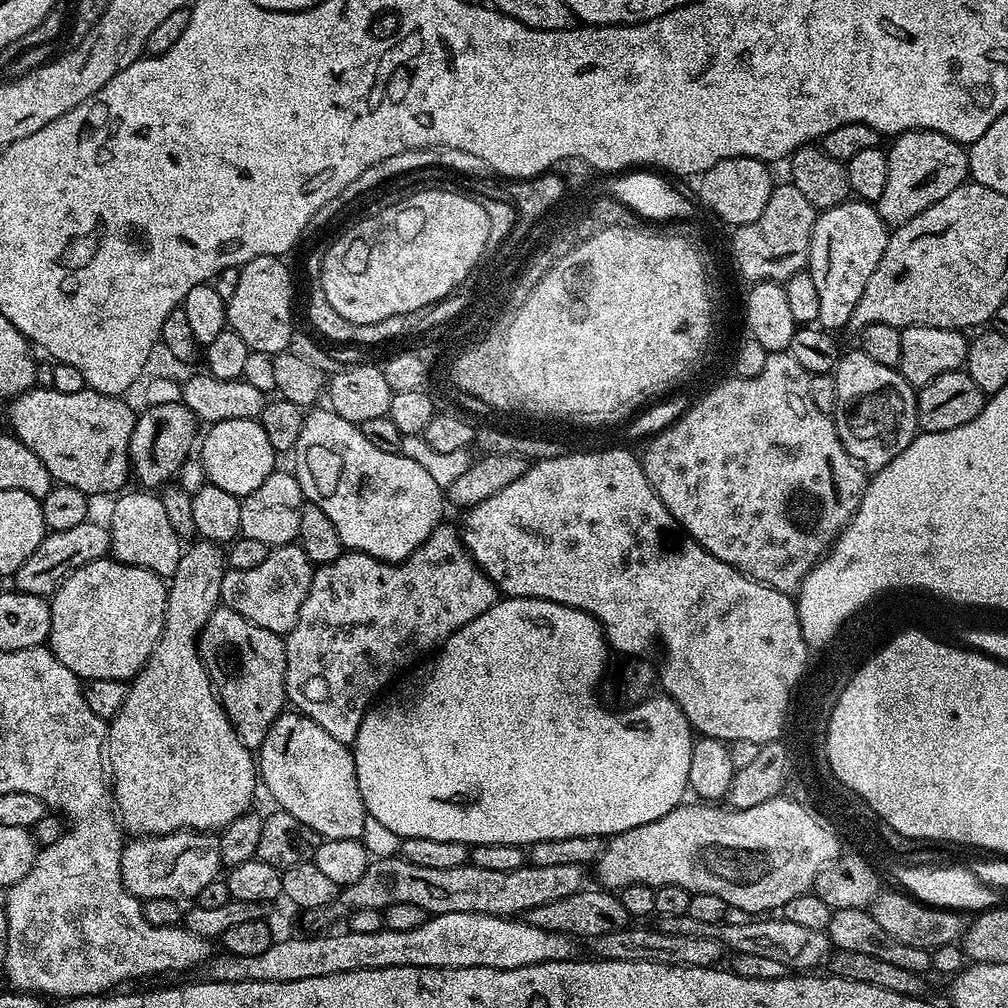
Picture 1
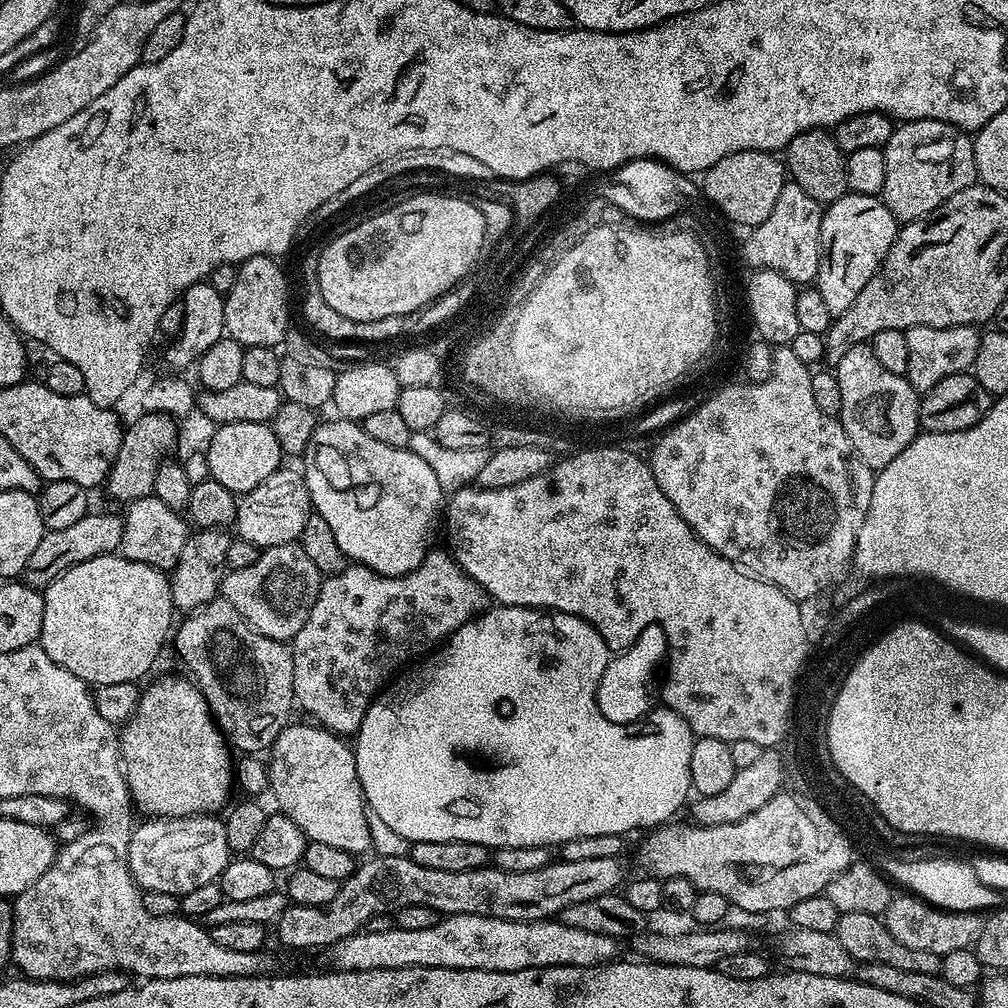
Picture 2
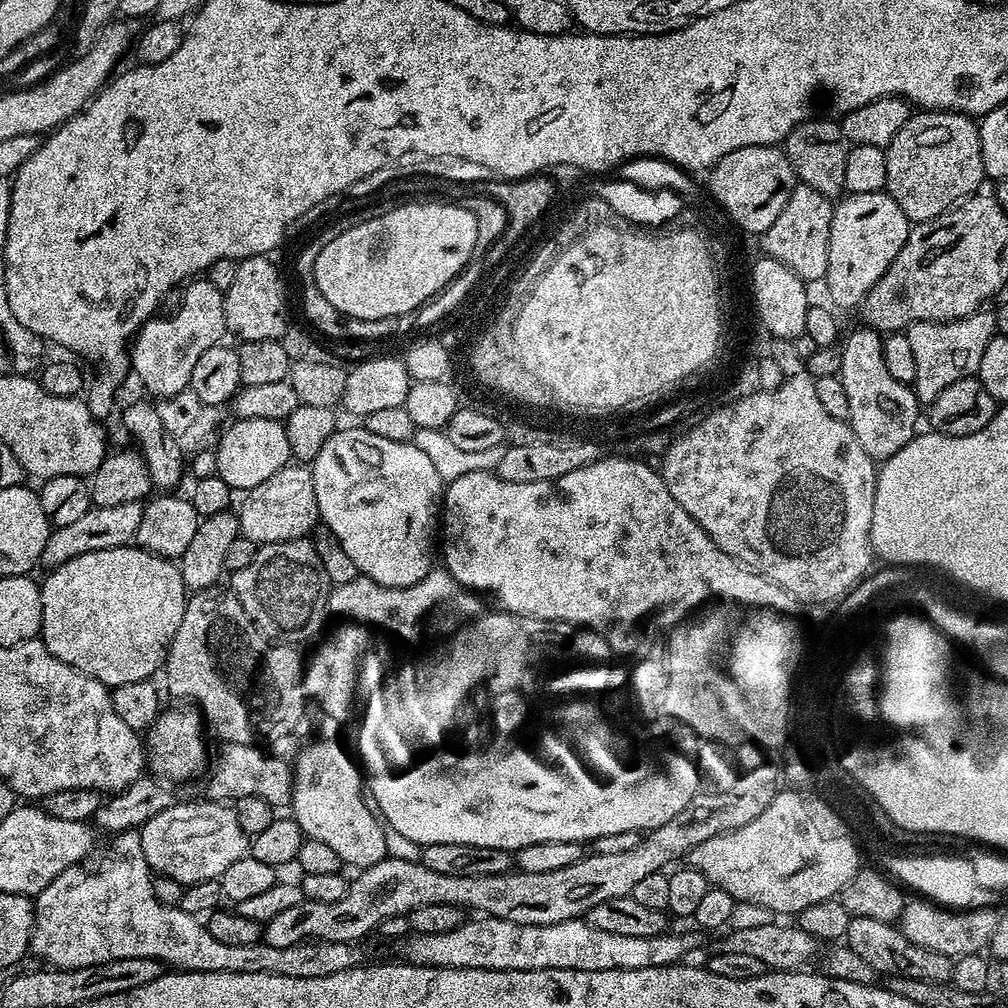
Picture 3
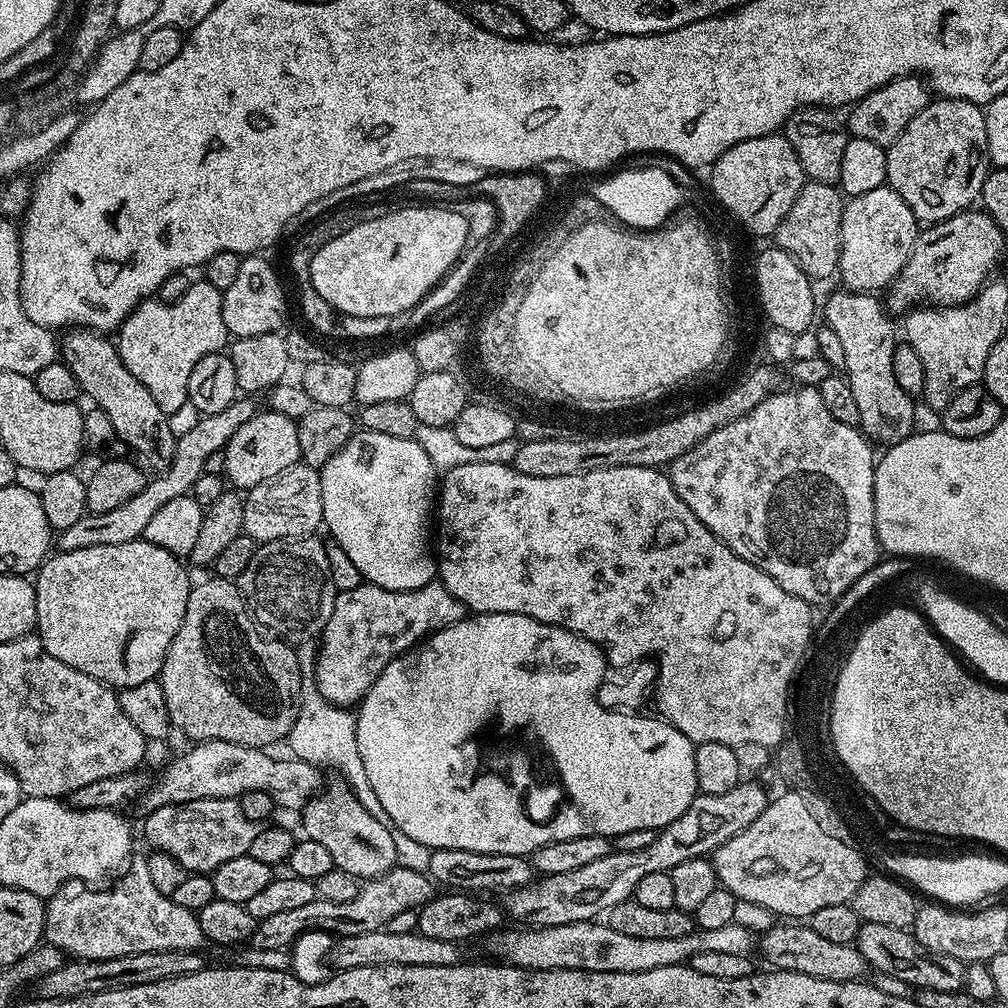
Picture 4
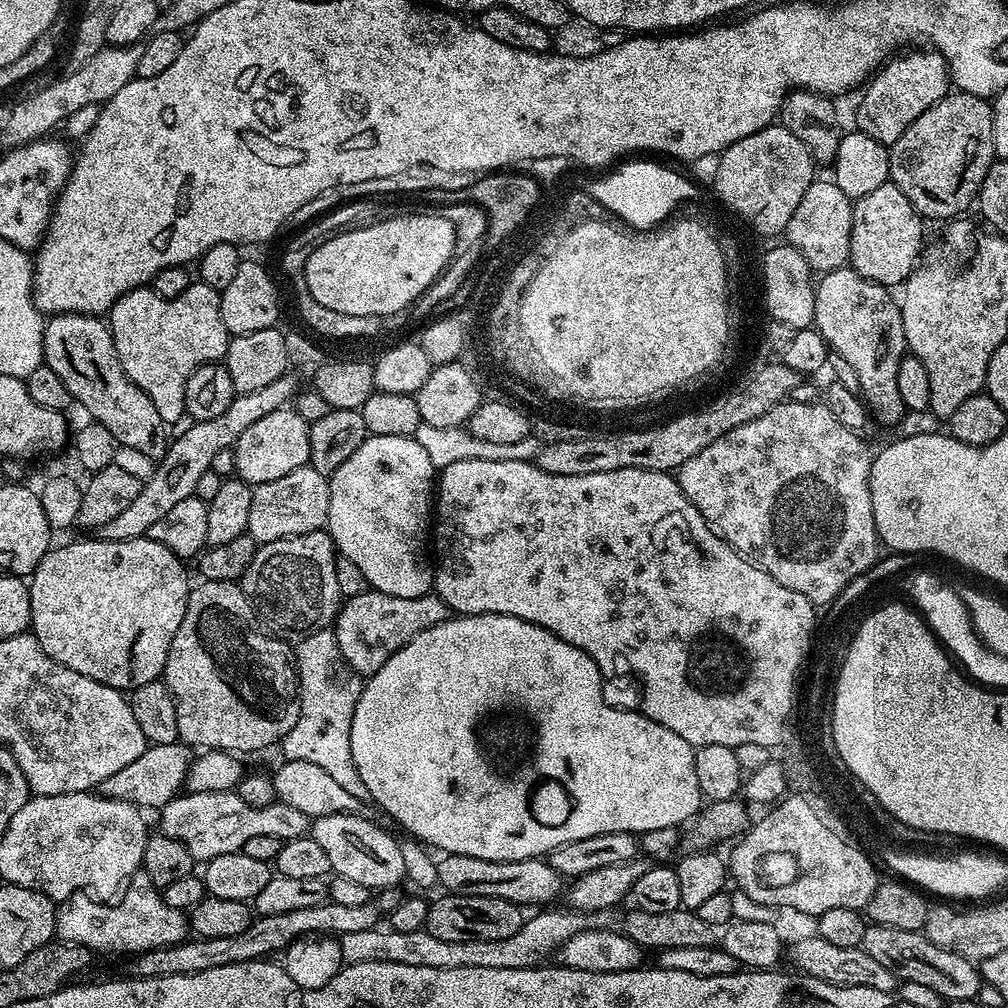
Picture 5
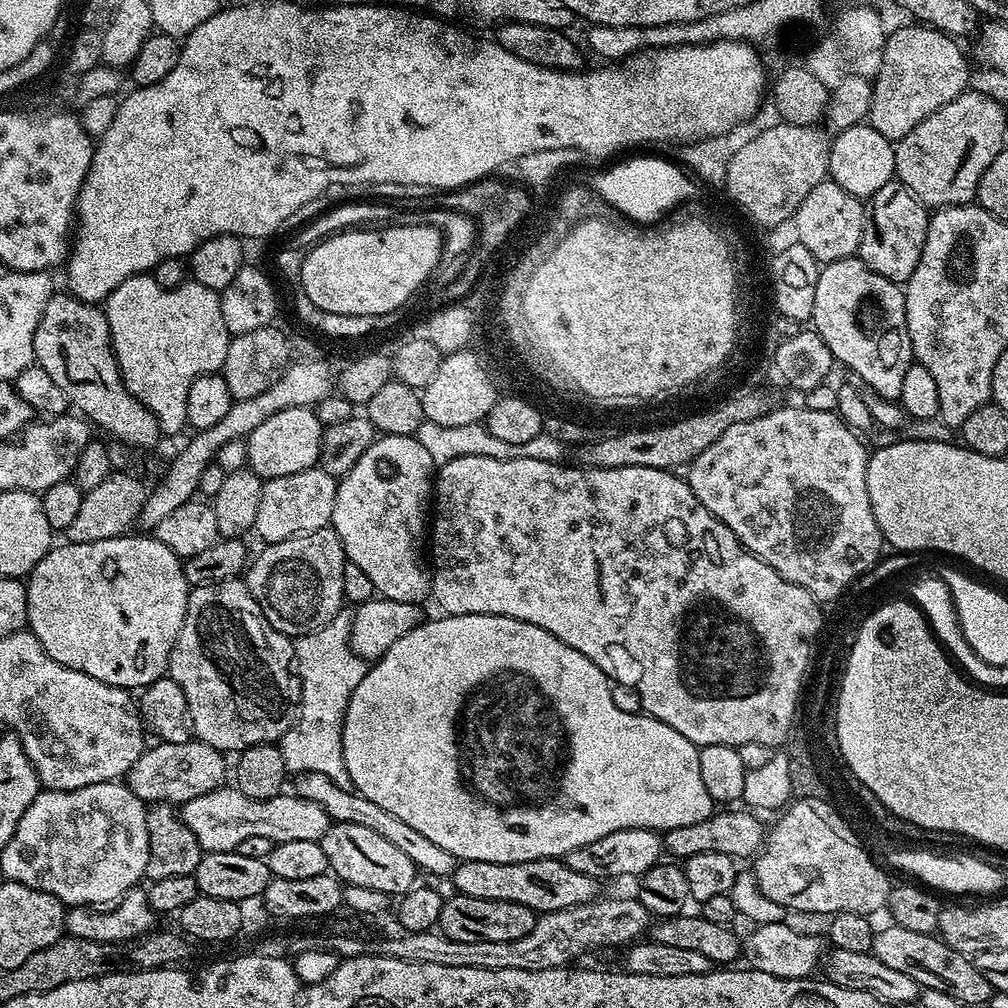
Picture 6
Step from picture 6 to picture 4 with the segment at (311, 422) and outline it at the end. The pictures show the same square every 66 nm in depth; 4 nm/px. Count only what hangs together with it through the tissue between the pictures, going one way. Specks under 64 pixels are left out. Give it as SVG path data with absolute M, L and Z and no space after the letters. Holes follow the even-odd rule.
M271 410L257 411L250 422L242 422L242 426L234 430L234 438L230 438L223 454L226 458L224 476L233 489L247 490L258 486L258 482L266 482L266 478L274 478L282 474L282 470L301 463L298 423L286 414Z

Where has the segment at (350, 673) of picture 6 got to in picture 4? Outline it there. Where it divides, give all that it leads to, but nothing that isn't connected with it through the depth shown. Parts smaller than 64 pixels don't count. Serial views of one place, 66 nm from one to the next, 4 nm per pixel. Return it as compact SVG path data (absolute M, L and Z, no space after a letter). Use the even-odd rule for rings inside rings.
M305 642L296 648L296 657L300 663L300 694L296 709L296 721L286 737L286 745L293 757L304 760L307 764L321 766L323 769L333 768L339 779L348 785L349 790L356 795L358 802L366 806L366 810L382 826L393 827L390 814L386 814L378 794L374 794L374 786L370 786L370 777L366 774L366 766L362 766L362 754L358 750L358 734L356 733L356 712L340 708L336 704L329 704L322 698L316 689L315 683L308 682L313 679L316 670L317 645Z

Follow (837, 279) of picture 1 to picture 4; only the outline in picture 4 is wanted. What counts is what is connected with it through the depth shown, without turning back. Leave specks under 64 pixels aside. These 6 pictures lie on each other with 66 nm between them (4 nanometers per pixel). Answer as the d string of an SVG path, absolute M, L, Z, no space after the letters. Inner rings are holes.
M885 186L851 197L844 206L840 231L838 280L844 283L841 285L850 292L876 294L887 289L902 266L906 266L917 235L916 216L894 189Z

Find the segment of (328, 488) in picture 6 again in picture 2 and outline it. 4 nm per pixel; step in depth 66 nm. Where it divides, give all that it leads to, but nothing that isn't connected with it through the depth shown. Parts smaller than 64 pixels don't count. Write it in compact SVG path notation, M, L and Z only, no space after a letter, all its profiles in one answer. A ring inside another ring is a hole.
M282 466L266 482L258 482L254 490L243 493L236 506L236 522L234 532L237 537L246 542L254 542L261 550L295 544L302 534L302 526L314 514L312 499L303 475L288 466Z

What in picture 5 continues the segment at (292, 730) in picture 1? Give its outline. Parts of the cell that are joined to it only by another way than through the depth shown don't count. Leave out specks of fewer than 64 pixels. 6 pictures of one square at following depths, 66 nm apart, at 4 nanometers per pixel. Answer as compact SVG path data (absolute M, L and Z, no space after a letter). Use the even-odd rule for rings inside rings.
M345 814L342 816L318 816L311 821L310 834L318 846L322 846L324 853L330 858L330 866L335 875L351 878L369 890L392 890L396 883L405 879L402 860L401 841L395 840L384 828L379 828L372 820L367 820L364 814Z

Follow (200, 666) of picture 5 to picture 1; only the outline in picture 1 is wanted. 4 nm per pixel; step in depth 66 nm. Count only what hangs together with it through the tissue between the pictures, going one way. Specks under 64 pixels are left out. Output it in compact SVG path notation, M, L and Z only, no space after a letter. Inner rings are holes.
M219 607L210 614L206 626L200 631L198 647L206 666L216 697L230 718L234 730L245 746L258 750L270 728L285 711L286 646L285 637L278 632L262 630L254 622L242 618L234 610Z

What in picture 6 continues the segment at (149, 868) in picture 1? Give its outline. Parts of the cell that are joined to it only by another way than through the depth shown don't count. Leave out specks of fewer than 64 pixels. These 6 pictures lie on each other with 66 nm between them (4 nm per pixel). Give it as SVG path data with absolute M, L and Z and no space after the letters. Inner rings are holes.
M221 786L215 788L210 794L198 794L198 798L190 798L190 802L186 802L179 809L179 813L186 826L190 826L194 838L198 838L204 852L234 852L238 842L246 842L246 838L270 838L273 844L319 841L334 822L326 810L318 806L318 802L310 802L295 794L281 794L274 798L255 800L246 798L246 794L239 792L235 786Z

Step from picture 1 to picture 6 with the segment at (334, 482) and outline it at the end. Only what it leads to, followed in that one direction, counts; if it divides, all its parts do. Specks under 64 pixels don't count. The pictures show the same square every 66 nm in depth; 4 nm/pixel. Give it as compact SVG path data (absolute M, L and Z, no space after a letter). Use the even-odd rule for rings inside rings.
M381 435L372 443L370 450L366 450L366 454L362 454L362 458L358 458L358 462L354 462L354 466L349 472L339 477L336 486L336 497L334 498L334 514L332 515L330 526L336 531L338 538L342 542L347 563L358 566L358 570L362 570L362 574L366 574L366 578L370 578L370 582L374 582L377 593L385 600L423 605L425 603L424 599L426 601L429 599L432 591L432 578L429 565L426 563L426 525L430 520L430 493L433 491L433 488L434 465L432 459L430 454L426 454L422 442L418 442L415 436Z

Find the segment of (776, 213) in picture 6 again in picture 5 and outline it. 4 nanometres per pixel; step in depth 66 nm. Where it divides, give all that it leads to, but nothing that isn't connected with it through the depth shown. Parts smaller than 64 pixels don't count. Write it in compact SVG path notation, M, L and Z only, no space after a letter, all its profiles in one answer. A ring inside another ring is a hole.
M773 122L768 127L734 142L719 153L718 176L714 185L723 207L734 214L747 216L761 230L762 238L770 238L785 231L794 215L802 194L810 190L818 165L810 150L802 146L784 125Z

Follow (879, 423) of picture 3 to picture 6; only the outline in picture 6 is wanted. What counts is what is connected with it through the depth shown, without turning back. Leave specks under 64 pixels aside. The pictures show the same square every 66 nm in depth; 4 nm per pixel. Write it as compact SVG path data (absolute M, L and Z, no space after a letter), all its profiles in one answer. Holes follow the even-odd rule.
M856 256L823 265L814 290L810 324L830 346L833 361L841 360L848 372L858 374L882 399L899 401L902 381L914 357L906 326L904 290L897 281L874 274Z

